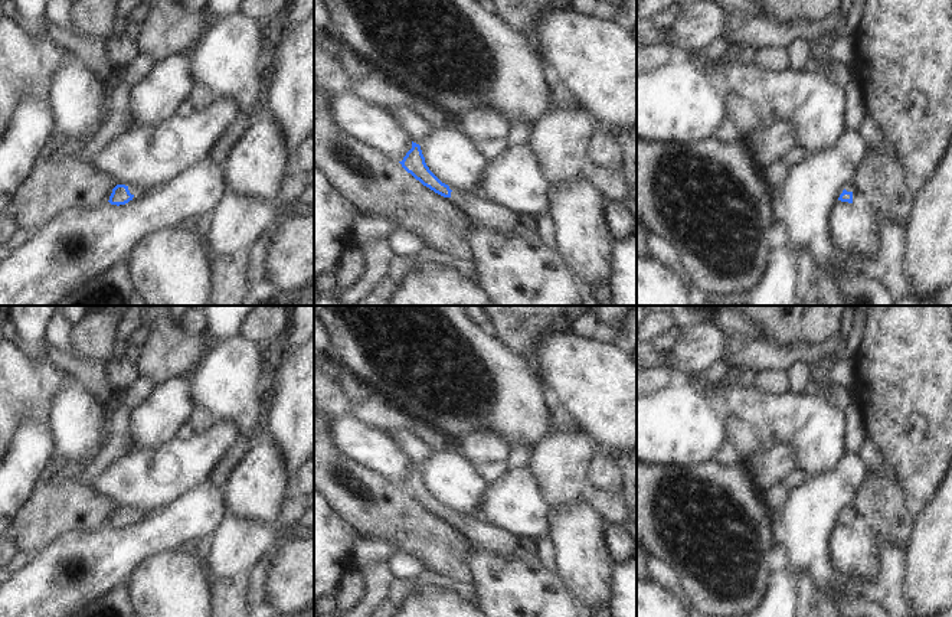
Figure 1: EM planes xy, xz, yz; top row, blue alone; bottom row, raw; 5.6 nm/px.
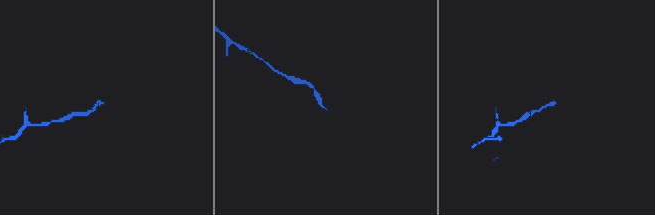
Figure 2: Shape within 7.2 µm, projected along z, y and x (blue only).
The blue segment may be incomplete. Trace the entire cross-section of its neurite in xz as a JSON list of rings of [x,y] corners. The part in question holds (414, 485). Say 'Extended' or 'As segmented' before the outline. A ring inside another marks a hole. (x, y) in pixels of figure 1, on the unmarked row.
Extended. [[[412,464],[412,471],[406,476],[402,490],[410,496],[423,509],[444,520],[452,520],[471,543],[472,548],[491,551],[503,558],[516,558],[527,543],[521,538],[477,519],[461,513],[451,513],[426,489],[421,469]]]

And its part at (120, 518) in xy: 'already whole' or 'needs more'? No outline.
needs more

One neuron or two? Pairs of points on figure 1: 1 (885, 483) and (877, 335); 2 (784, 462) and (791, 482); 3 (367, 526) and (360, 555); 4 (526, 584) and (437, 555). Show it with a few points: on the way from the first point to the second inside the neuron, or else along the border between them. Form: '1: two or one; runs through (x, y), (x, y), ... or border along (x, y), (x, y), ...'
1: two; border along (889, 467), (899, 482), (905, 499)
2: two; border along (797, 466), (782, 480)
3: two; border along (359, 536), (382, 538), (396, 549)
4: two; border along (473, 548), (468, 554), (470, 583)

